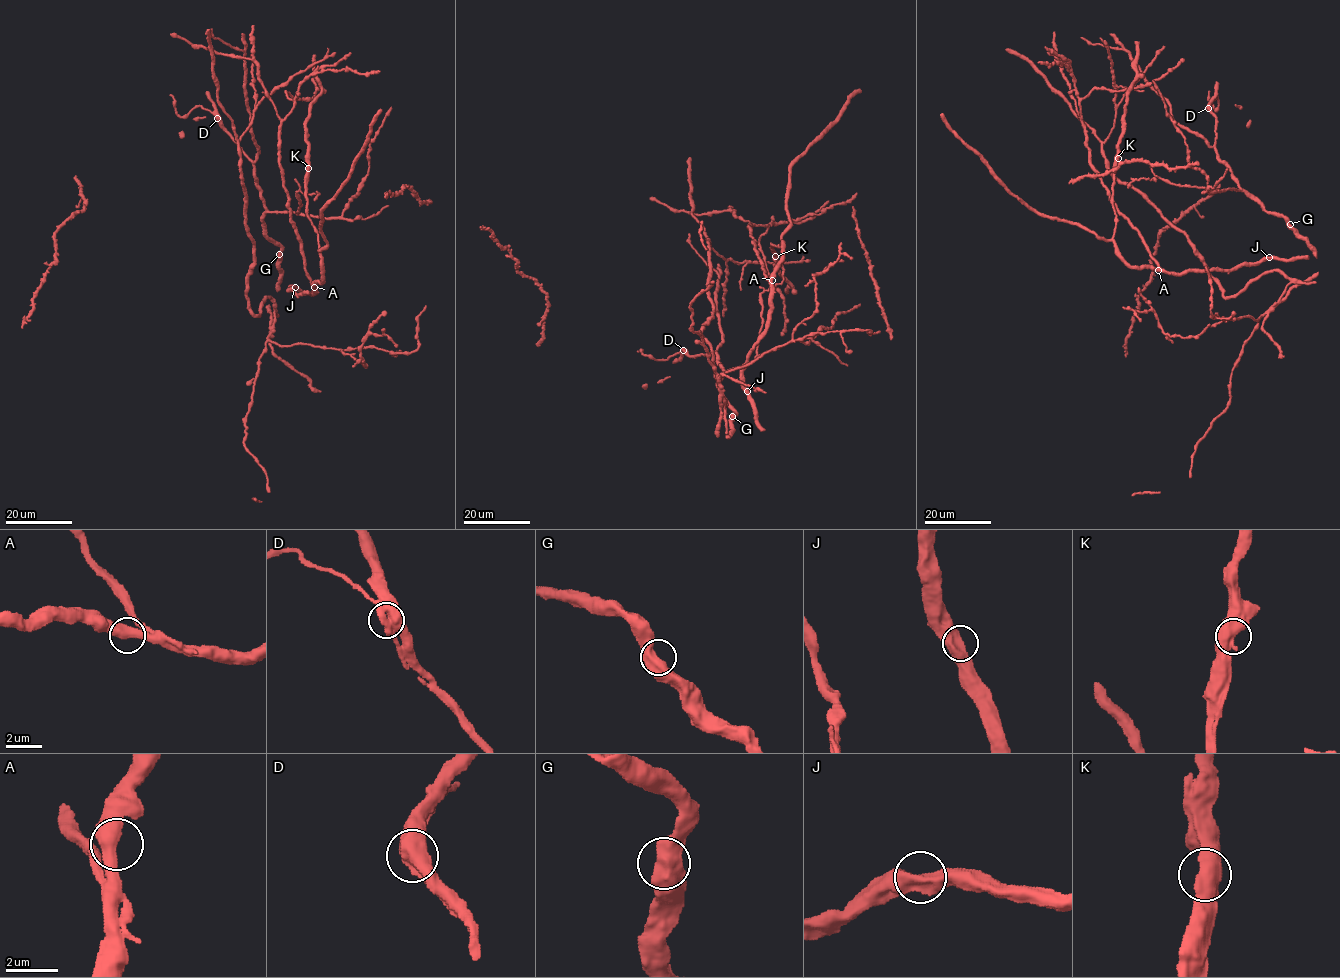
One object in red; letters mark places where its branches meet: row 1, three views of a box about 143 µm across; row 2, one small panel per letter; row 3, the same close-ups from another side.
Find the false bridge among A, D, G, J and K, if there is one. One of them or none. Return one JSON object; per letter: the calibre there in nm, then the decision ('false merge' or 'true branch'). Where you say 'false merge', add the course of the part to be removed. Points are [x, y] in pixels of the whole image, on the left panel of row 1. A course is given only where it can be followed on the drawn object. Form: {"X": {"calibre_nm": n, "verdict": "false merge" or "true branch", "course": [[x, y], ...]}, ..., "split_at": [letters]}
{"A": {"calibre_nm": 500, "verdict": "true branch"}, "D": {"calibre_nm": 650, "verdict": "true branch"}, "G": {"calibre_nm": 600, "verdict": "true branch"}, "J": {"calibre_nm": 600, "verdict": "true branch"}, "K": {"calibre_nm": 600, "verdict": "true branch"}, "split_at": []}

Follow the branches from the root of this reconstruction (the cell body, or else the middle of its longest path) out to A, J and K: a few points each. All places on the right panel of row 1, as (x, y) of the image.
A: (1131, 223), (1158, 270)
J: (1131, 223), (1150, 257), (1168, 273), (1229, 271), (1269, 257)
K: (1131, 223), (1158, 268), (1130, 267), (1116, 249), (1113, 238), (1116, 215), (1112, 206), (1112, 183), (1117, 157)

